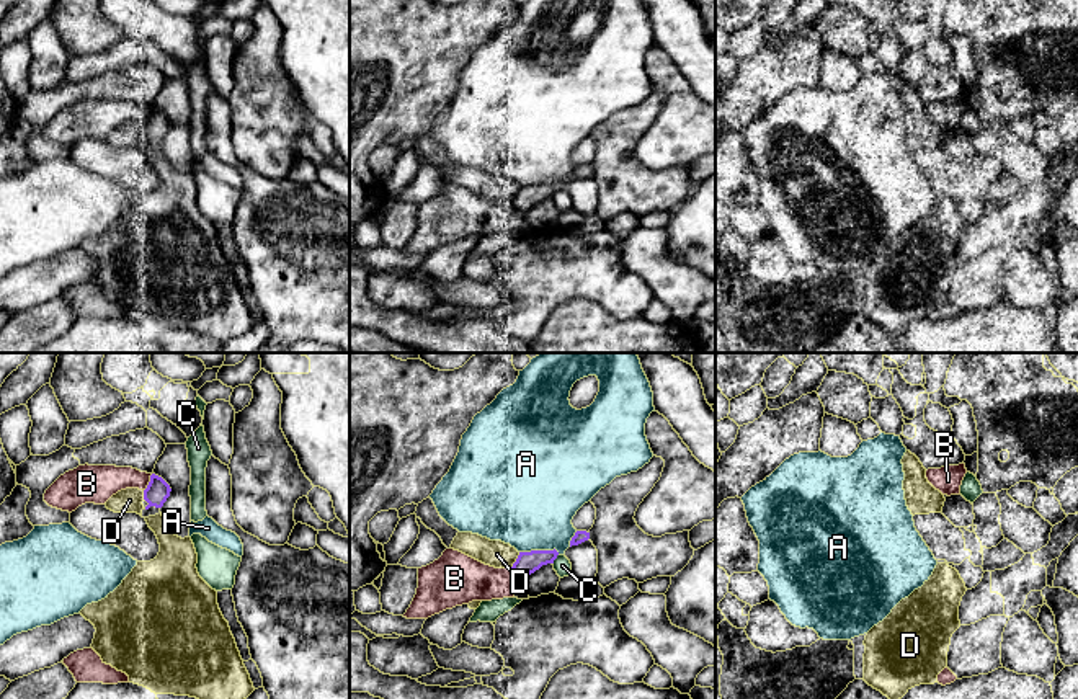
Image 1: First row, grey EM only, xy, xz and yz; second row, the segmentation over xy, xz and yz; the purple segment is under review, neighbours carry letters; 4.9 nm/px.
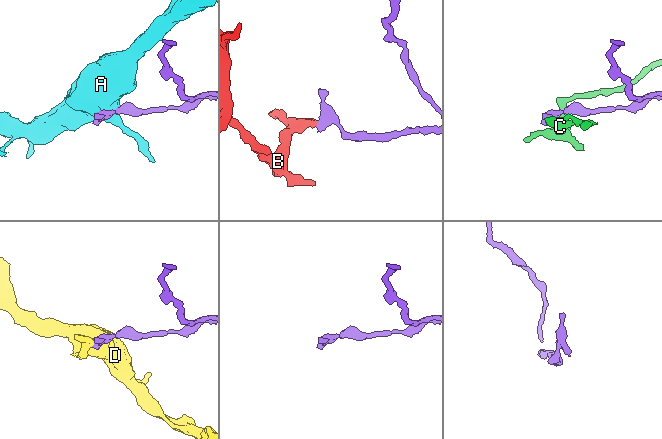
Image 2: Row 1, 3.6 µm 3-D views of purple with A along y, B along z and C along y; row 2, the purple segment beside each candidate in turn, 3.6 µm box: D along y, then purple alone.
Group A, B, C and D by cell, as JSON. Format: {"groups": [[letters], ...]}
{"groups": [["A"], ["B"], ["C"], ["D"]]}

